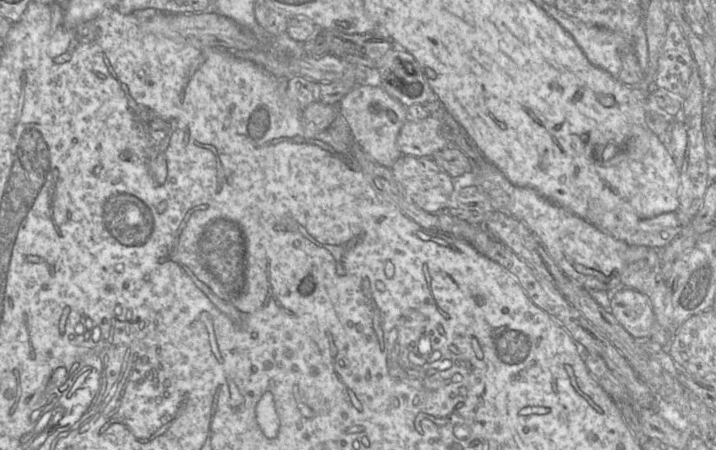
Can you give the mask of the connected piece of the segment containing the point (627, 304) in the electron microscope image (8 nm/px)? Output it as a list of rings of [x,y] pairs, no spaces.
[[[619,287],[611,293],[610,312],[624,329],[637,340],[647,340],[655,323],[649,298],[643,293]]]

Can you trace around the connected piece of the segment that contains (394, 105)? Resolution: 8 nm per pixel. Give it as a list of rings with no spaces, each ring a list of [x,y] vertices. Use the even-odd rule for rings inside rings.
[[[373,74],[368,84],[354,87],[341,99],[338,111],[362,149],[376,162],[391,169],[402,156],[396,141],[401,127],[407,121],[406,107],[380,87]]]

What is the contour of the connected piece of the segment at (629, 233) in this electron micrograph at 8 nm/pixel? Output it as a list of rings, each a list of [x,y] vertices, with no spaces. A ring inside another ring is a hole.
[[[613,209],[594,226],[629,246],[652,248],[664,248],[684,228],[675,212],[640,219],[632,209]]]

